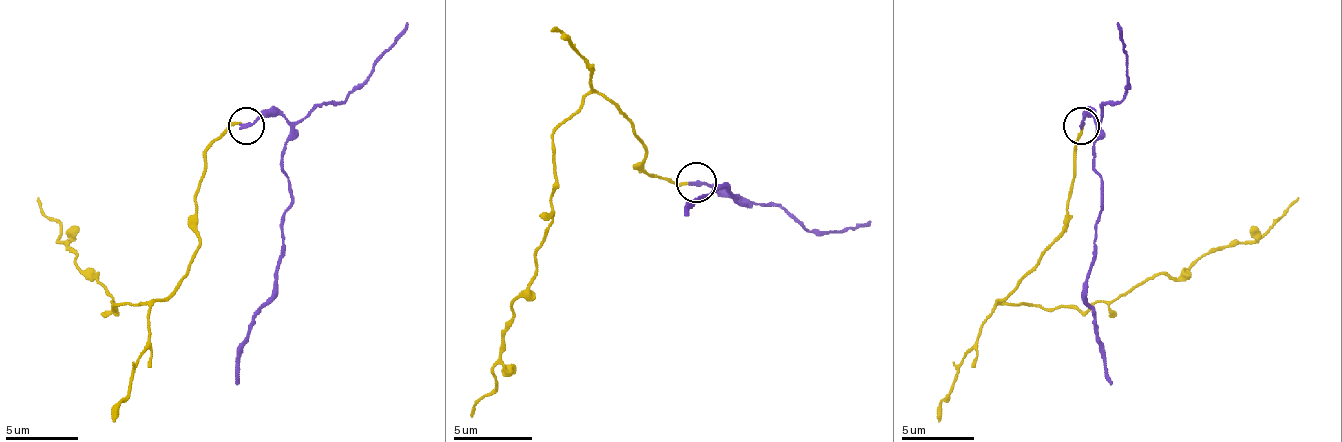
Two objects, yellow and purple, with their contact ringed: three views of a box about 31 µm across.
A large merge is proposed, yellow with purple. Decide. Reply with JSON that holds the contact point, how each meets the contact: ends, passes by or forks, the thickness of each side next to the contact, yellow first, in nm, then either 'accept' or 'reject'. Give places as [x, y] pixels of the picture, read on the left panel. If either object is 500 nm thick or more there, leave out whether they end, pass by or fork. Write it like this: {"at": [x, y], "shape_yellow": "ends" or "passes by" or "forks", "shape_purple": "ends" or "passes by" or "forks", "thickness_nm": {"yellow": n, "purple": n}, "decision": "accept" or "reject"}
{"at": [246, 126], "shape_yellow": "ends", "shape_purple": "ends", "thickness_nm": {"yellow": 140, "purple": 220}, "decision": "reject"}

